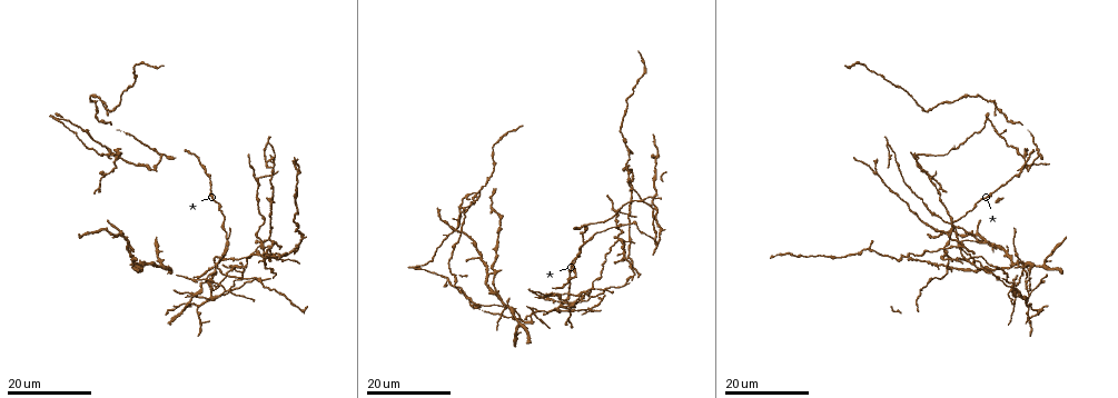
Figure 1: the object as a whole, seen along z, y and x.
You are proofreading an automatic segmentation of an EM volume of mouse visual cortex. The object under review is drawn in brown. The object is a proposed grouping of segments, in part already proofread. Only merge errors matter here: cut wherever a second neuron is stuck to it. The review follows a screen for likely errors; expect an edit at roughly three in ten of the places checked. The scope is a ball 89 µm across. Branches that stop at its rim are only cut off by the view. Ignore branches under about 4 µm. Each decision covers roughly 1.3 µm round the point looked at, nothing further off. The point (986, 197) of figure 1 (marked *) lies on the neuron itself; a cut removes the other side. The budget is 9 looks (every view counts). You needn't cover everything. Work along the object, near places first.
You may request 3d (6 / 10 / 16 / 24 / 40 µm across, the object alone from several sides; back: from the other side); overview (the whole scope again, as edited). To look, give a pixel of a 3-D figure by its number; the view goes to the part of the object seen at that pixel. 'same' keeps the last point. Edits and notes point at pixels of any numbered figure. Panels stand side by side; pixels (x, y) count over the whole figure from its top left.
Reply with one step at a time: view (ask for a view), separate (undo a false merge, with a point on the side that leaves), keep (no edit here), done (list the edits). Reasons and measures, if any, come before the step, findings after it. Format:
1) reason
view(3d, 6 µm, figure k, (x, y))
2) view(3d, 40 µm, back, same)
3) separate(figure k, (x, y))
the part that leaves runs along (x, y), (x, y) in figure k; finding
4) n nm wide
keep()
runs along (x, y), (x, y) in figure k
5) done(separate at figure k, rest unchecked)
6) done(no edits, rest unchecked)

calibre changes
view(3d, 24 µm, figure 1, (925, 260))

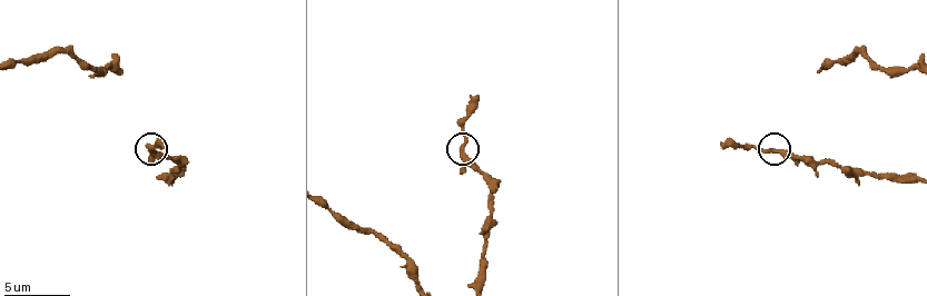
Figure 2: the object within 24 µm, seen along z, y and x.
view(3d, 6 µm, figure 2, (779, 150))

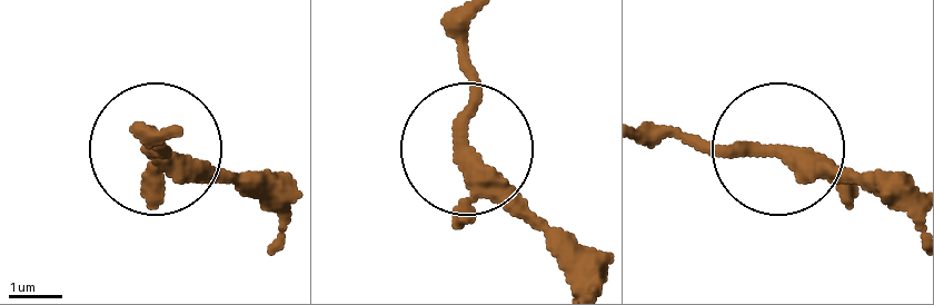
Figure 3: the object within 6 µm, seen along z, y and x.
3 arms
keep()
continuous, no second neuron

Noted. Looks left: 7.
thin arm on a thick one
view(3d, 16 µm, figure 1, (1011, 267))

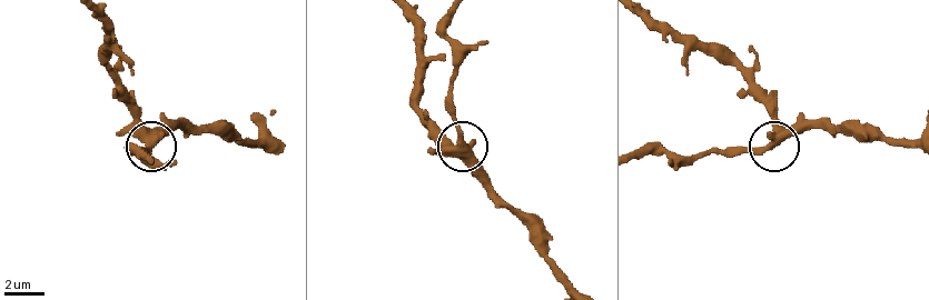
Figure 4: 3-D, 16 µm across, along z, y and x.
view(3d, 10 µm, figure 4, (453, 151))

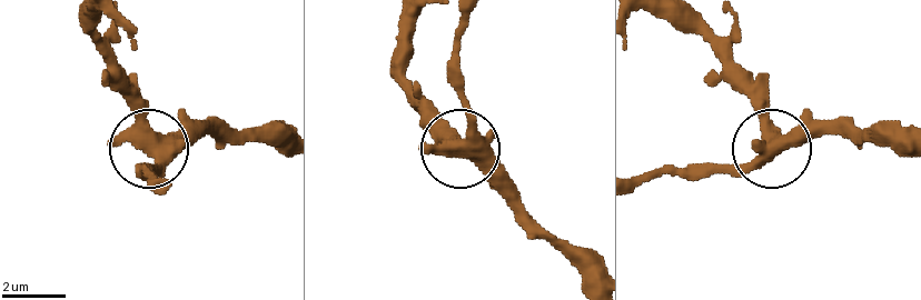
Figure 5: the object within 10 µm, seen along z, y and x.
5 arms
keep()
continuous, no second neuron

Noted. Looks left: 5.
view(3d, 24 µm, figure 1, (510, 313))

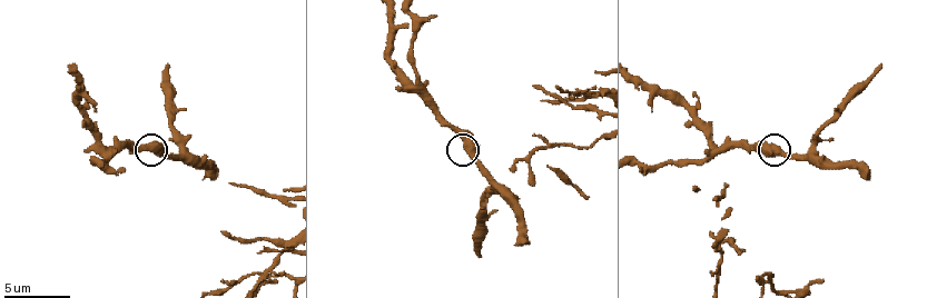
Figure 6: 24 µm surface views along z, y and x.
closer look
view(3d, 6 µm, figure 6, (771, 146))

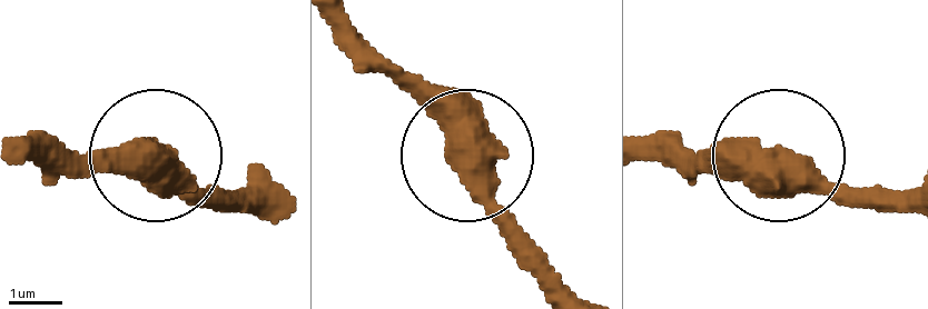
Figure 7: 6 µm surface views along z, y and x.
keep()
all the same neuron

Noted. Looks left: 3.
calibre changes
view(3d, 16 µm, figure 1, (936, 182))

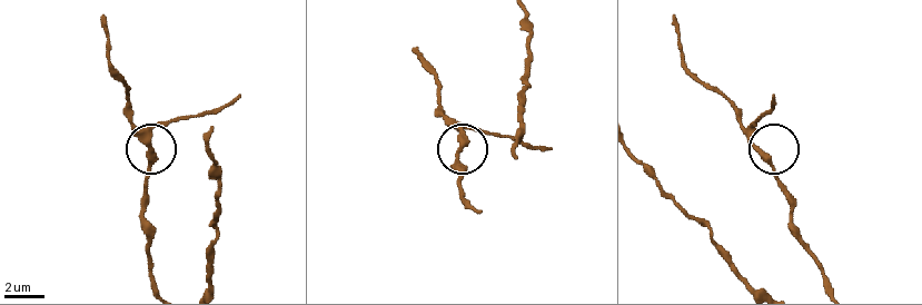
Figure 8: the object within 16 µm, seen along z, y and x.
closer look
view(3d, 6 µm, figure 8, (151, 157))

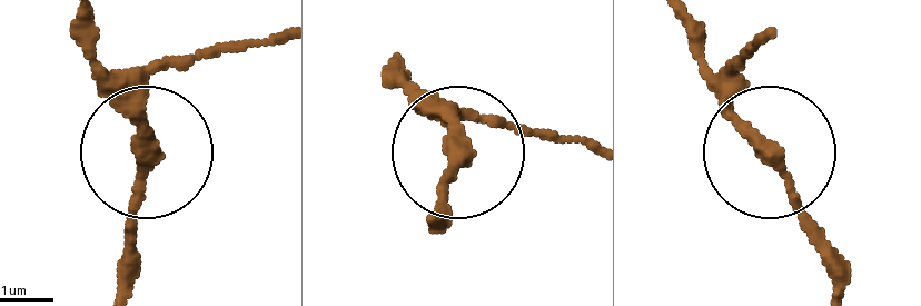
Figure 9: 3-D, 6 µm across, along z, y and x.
keep()
all the same neuron

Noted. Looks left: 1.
done(no edits, rest unchecked)

